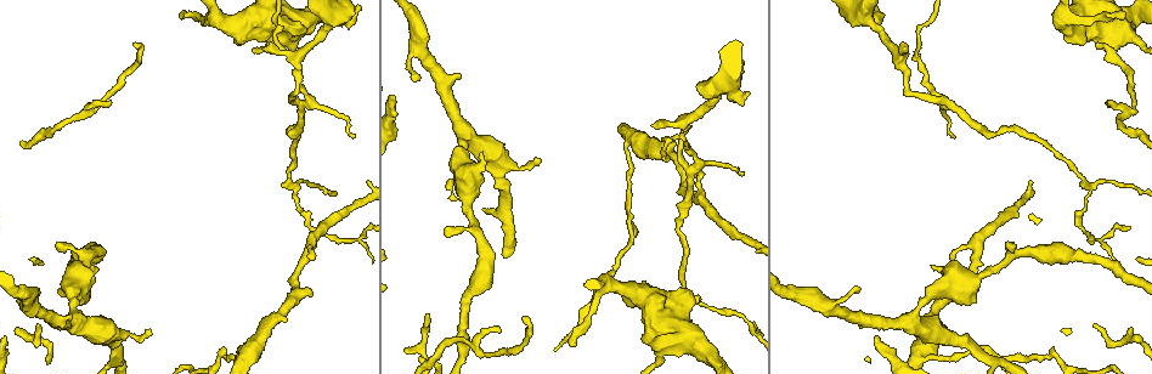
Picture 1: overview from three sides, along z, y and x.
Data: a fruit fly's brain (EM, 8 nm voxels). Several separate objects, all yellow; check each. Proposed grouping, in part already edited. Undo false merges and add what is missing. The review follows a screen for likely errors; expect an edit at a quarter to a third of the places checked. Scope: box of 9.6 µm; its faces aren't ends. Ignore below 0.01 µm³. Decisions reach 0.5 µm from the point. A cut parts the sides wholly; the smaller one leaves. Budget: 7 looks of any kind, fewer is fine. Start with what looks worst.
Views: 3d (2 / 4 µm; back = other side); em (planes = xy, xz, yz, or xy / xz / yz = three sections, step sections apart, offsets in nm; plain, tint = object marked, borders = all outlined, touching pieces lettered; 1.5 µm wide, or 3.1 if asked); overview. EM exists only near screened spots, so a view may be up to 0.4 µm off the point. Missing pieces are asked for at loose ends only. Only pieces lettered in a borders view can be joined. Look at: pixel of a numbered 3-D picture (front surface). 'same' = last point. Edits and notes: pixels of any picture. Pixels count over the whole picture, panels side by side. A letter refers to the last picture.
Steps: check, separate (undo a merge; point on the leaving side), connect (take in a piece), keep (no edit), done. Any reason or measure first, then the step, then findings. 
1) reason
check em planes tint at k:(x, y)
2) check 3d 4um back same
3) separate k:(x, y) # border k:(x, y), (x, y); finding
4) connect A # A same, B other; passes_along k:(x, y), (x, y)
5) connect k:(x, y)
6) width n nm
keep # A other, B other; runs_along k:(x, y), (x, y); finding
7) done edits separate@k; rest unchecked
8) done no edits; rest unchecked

calibre changes
check em planes borders at 1:(919, 360)

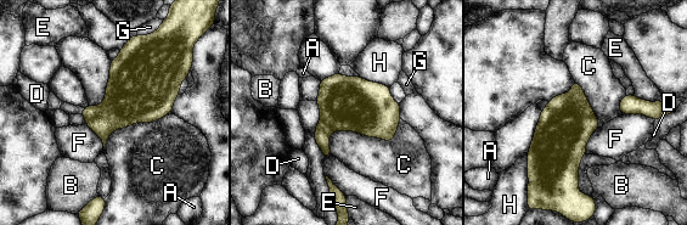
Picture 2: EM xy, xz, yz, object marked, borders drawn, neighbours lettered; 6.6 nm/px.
width 360 nm; longest_contact C 500 nm
keep # A other, B other, C other, D other, E other, F other, G other, H other; one neuron here

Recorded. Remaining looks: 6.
an open end
check 3d 2um at 1:(643, 340)

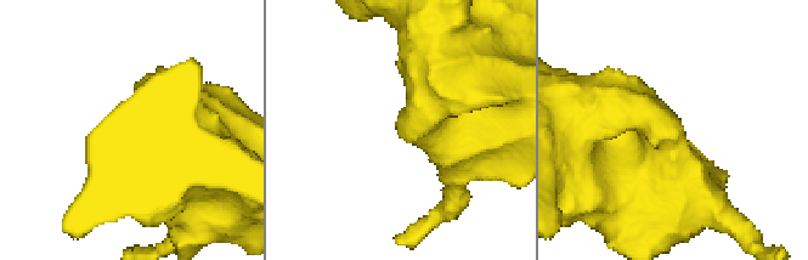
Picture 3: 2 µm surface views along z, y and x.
need the tissue
check em xz step 8 tint at 3:(399, 136)

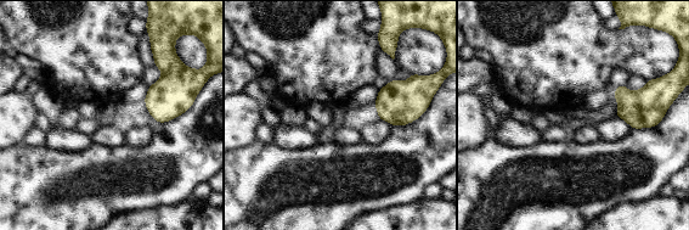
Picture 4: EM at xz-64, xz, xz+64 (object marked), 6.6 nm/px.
another direction
check em planes borders same

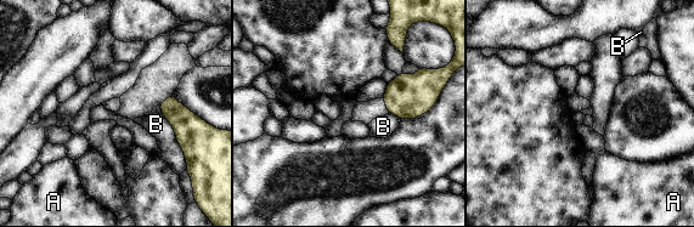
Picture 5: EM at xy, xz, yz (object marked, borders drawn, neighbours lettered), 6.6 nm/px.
width 150 nm
keep # A other, B other; border 5:(158, 106), (173, 129), (186, 169); none of them fits

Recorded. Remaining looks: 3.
branch stops here
check em xy step 4 borders at 1:(134, 45)

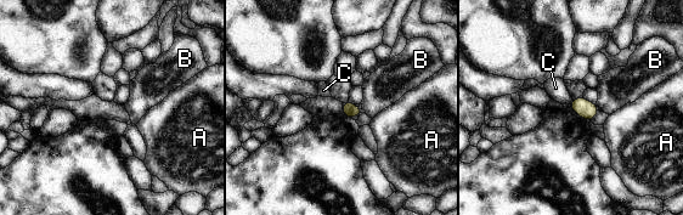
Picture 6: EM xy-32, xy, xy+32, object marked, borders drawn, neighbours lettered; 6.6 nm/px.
keep # A other, B other, C other; none of them fits

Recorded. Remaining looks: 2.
done no edits; rest unchecked

